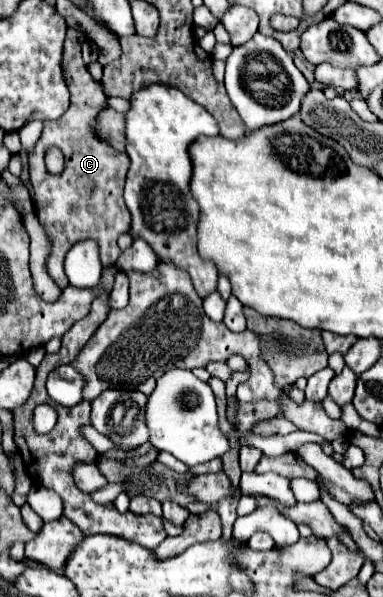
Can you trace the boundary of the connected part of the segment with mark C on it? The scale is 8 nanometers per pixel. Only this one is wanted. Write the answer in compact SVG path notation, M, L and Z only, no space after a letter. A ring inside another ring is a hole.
M68 28L62 68L66 86L70 90L70 108L58 120L44 122L42 136L30 152L30 182L34 188L36 214L52 242L52 252L48 256L48 274L56 280L60 288L68 286L68 278L64 274L64 256L70 248L66 246L66 242L74 246L84 238L94 238L100 244L102 264L112 266L120 256L116 240L130 228L130 212L122 198L130 158L116 152L96 134L96 118L100 110L108 108L108 96L104 94L100 82L96 82L86 70L80 52L84 40L86 36L80 30ZM52 146L60 148L64 154L64 170L60 174L50 174L44 164L46 150Z

